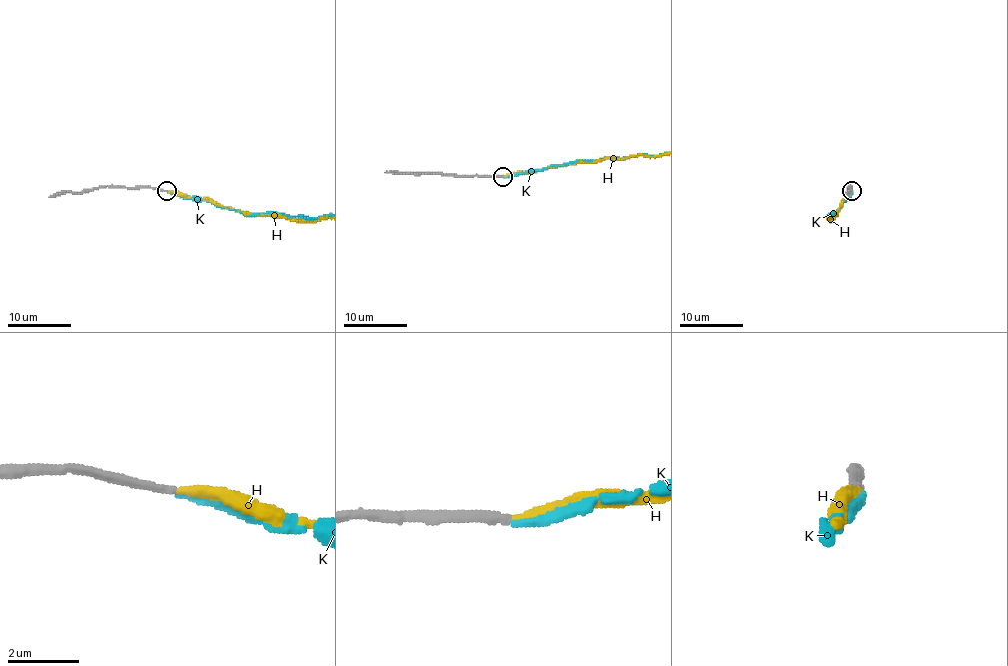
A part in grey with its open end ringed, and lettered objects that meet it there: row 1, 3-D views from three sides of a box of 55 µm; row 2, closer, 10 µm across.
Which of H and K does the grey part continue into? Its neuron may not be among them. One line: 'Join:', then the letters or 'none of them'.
Join: H

